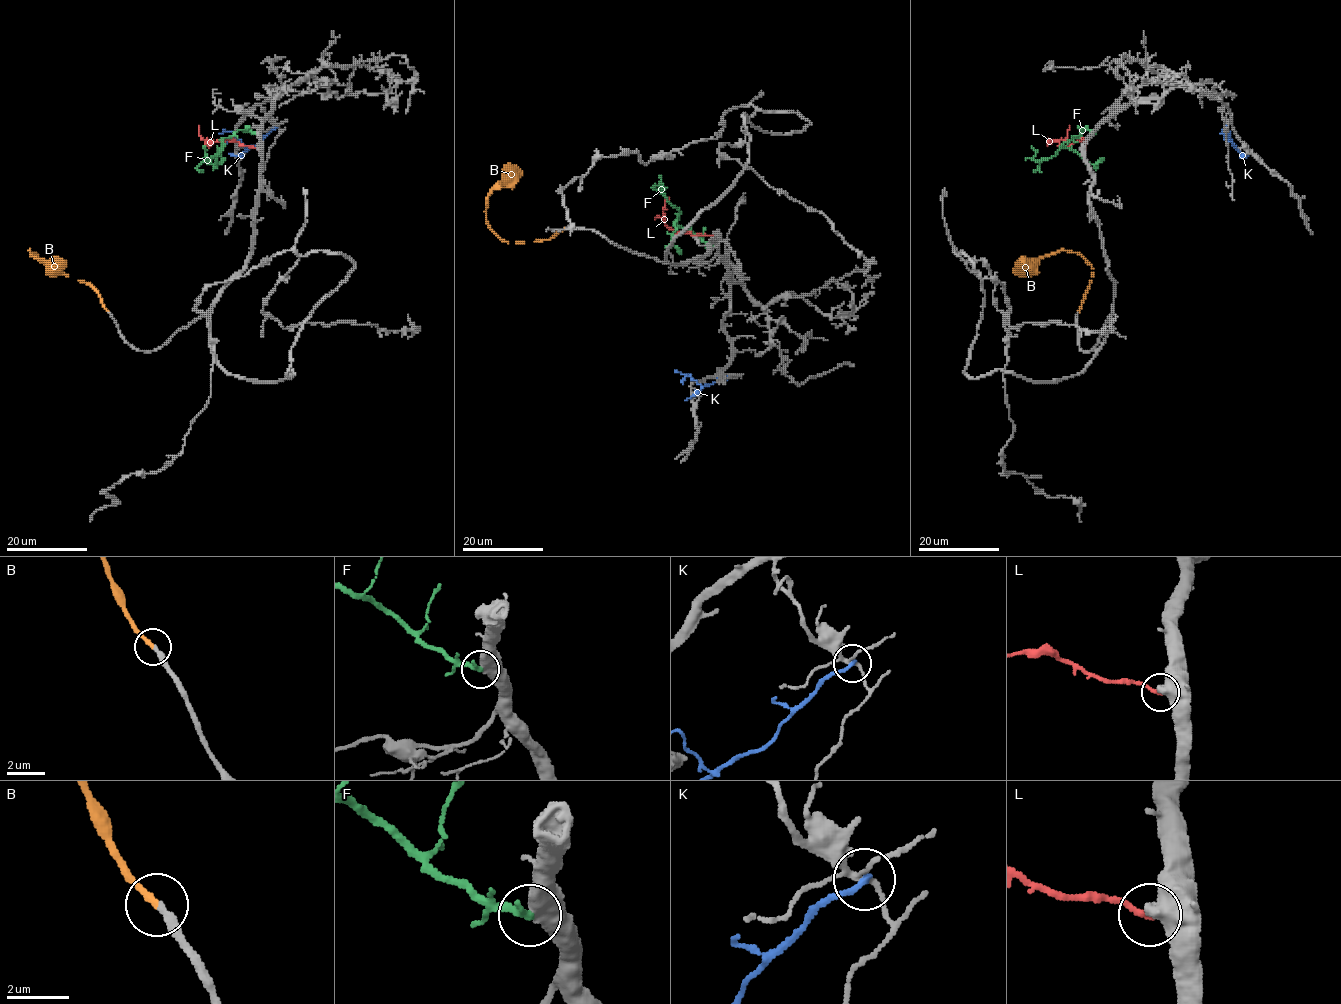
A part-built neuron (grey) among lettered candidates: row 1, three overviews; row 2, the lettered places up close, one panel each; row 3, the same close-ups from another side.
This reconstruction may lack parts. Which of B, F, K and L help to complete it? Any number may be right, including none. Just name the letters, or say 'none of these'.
B

